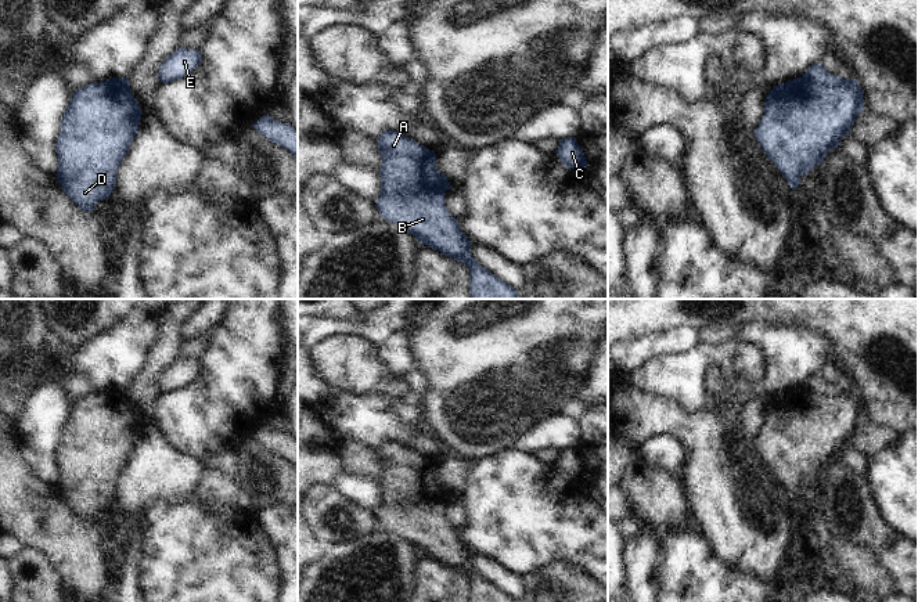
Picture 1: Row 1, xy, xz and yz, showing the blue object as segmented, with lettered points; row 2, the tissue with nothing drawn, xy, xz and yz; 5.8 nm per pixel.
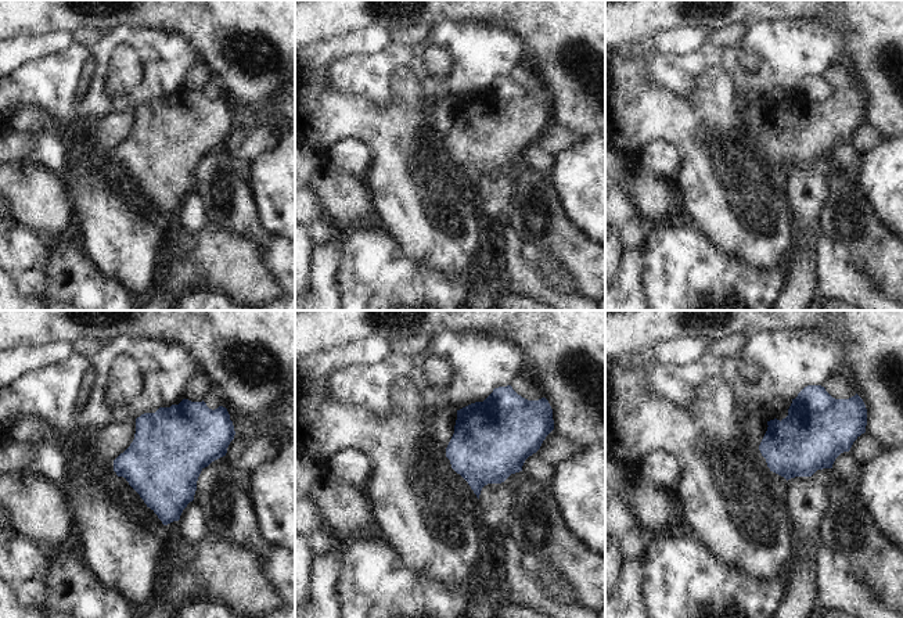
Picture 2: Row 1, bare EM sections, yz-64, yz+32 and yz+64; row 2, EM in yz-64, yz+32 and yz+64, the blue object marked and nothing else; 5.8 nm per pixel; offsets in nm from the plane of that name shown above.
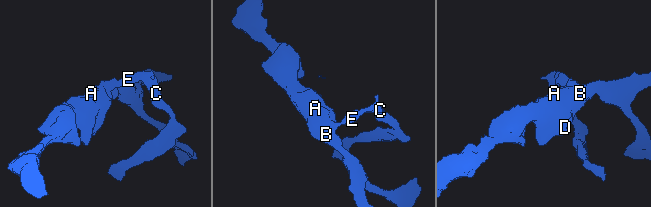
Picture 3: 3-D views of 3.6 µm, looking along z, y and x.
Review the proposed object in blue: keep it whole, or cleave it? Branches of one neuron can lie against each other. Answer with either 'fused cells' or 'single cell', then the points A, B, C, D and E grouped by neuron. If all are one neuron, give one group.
fused cells; groups A B D / C E

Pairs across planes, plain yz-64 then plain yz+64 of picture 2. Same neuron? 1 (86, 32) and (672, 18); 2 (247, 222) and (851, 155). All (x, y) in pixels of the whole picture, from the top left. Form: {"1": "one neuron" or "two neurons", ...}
{"1": "two neurons", "2": "two neurons"}

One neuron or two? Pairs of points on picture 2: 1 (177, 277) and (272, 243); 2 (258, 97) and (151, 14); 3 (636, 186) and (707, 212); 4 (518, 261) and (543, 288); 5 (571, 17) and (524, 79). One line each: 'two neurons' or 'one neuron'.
1: two neurons
2: one neuron
3: two neurons
4: one neuron
5: two neurons

